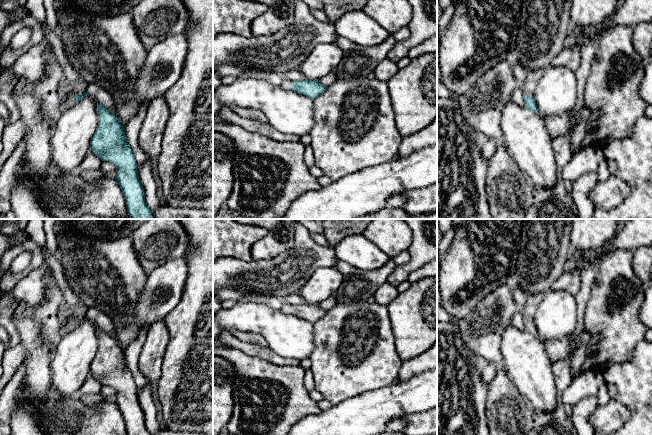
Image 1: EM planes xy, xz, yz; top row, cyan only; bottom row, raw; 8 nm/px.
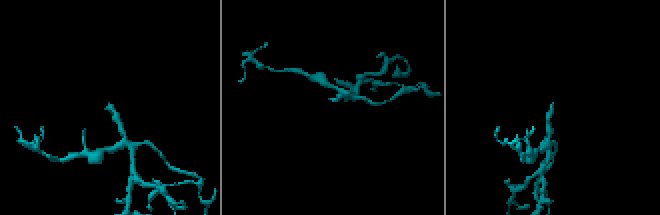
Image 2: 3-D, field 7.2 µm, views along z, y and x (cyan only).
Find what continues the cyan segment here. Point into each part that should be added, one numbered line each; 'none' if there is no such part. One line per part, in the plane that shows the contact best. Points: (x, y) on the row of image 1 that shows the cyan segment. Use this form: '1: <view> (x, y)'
1: yz (528, 86)

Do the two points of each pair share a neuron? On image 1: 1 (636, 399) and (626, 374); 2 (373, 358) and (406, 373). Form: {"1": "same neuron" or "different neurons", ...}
{"1": "same neuron", "2": "different neurons"}

